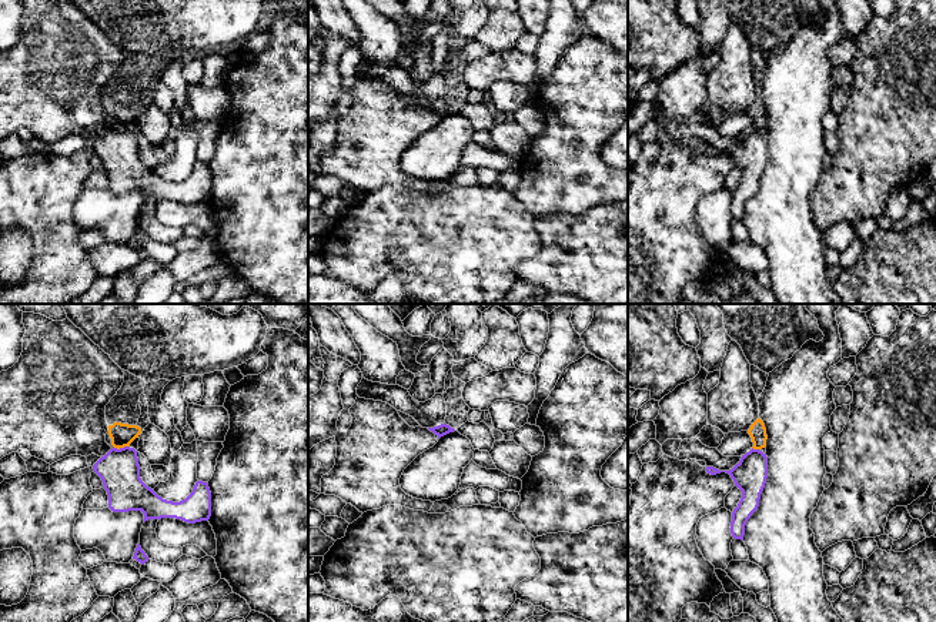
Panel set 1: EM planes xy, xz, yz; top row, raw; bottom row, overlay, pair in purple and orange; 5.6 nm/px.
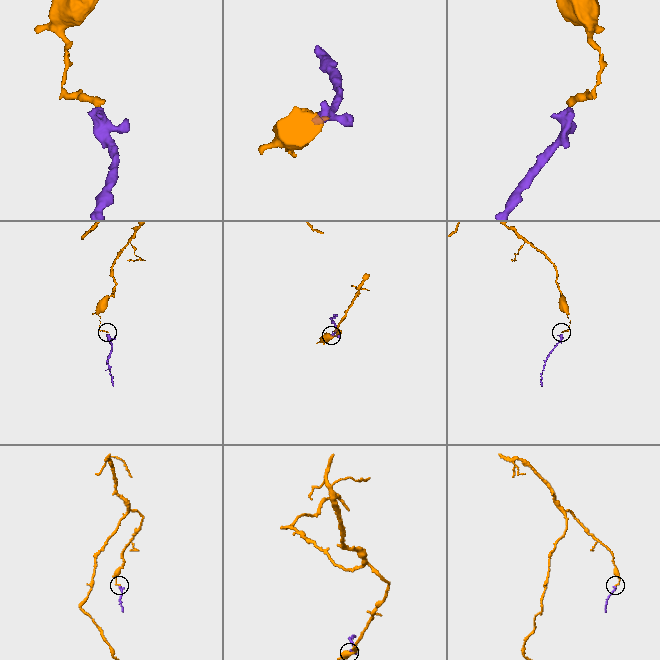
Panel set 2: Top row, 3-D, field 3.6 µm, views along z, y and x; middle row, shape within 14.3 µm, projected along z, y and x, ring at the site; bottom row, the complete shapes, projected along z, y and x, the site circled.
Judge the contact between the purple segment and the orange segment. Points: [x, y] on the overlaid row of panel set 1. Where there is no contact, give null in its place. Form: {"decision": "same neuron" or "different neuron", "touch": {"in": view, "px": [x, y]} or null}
{"decision": "different neuron", "touch": {"in": "xy", "px": [121, 448]}}

